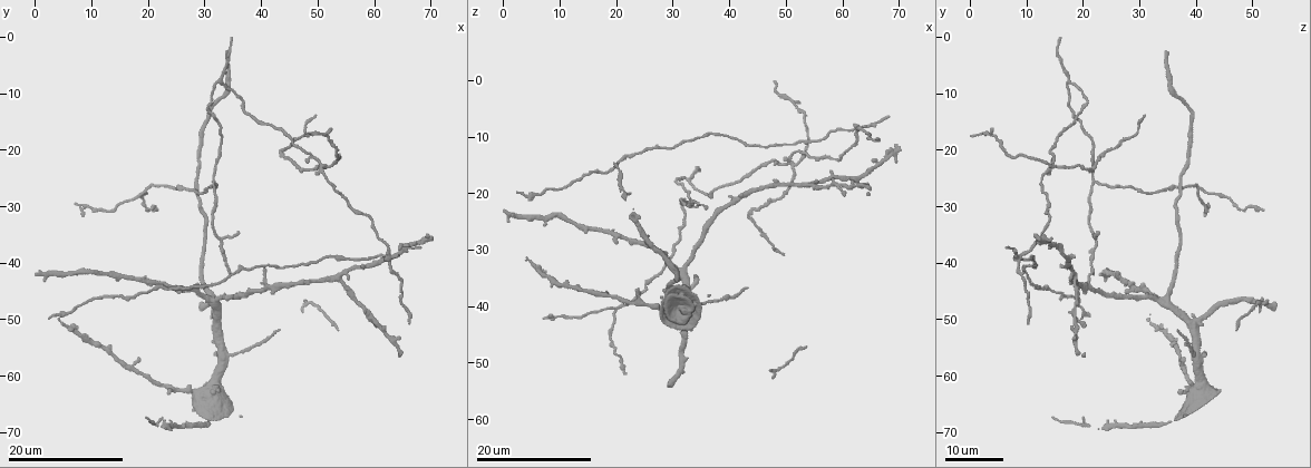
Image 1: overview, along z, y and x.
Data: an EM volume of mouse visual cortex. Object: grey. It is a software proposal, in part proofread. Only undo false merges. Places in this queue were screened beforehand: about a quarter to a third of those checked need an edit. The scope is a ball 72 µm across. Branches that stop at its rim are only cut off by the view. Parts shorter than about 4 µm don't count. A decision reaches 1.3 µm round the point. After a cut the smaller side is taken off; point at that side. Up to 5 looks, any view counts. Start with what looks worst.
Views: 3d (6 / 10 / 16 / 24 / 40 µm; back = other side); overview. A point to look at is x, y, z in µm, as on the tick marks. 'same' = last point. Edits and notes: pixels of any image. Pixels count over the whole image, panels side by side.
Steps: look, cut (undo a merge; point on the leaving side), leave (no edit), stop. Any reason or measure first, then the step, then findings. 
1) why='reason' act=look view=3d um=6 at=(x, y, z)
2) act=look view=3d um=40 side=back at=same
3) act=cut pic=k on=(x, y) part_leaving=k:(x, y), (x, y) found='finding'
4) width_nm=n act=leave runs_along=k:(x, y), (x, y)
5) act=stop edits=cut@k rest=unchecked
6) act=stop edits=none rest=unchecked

why='looks like a crossing' act=look view=3d um=16 at=(51.0, 23.0, 14.0)

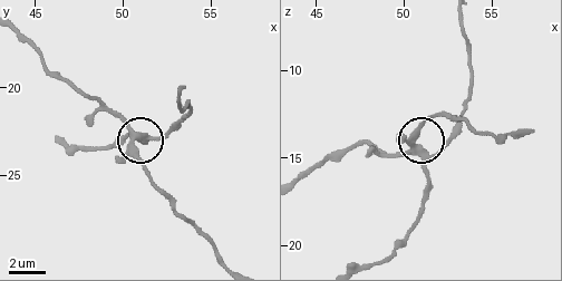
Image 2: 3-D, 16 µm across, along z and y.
act=look view=3d um=6 at=(50.8, 22.9, 14.5)

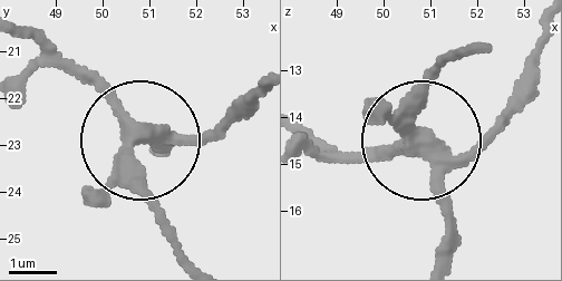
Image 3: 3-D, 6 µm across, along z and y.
side_arm_um=28 arms=4 act=cut pic=3 on=(455, 231) found='two neurons meet here'

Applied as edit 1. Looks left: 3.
why='arms part here' act=look view=3d um=24 at=(32.0, 25.5, 21.5)

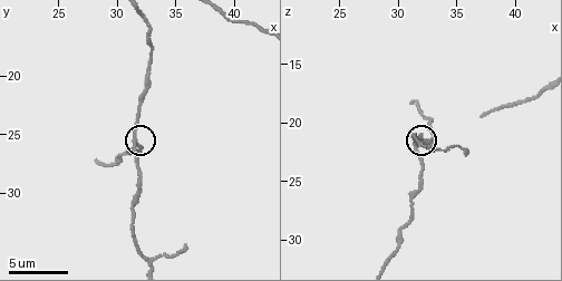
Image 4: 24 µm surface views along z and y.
act=look view=3d um=6 at=(31.6, 25.6, 21.8)

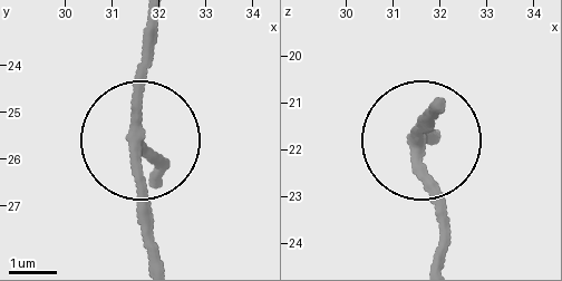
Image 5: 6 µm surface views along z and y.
width_nm=210 act=leave runs_along=5:(153, 26), (141, 86), (153, 254) found='continuous, no second neuron'

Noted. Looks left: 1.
act=stop edits=cut@3 rest=unchecked

